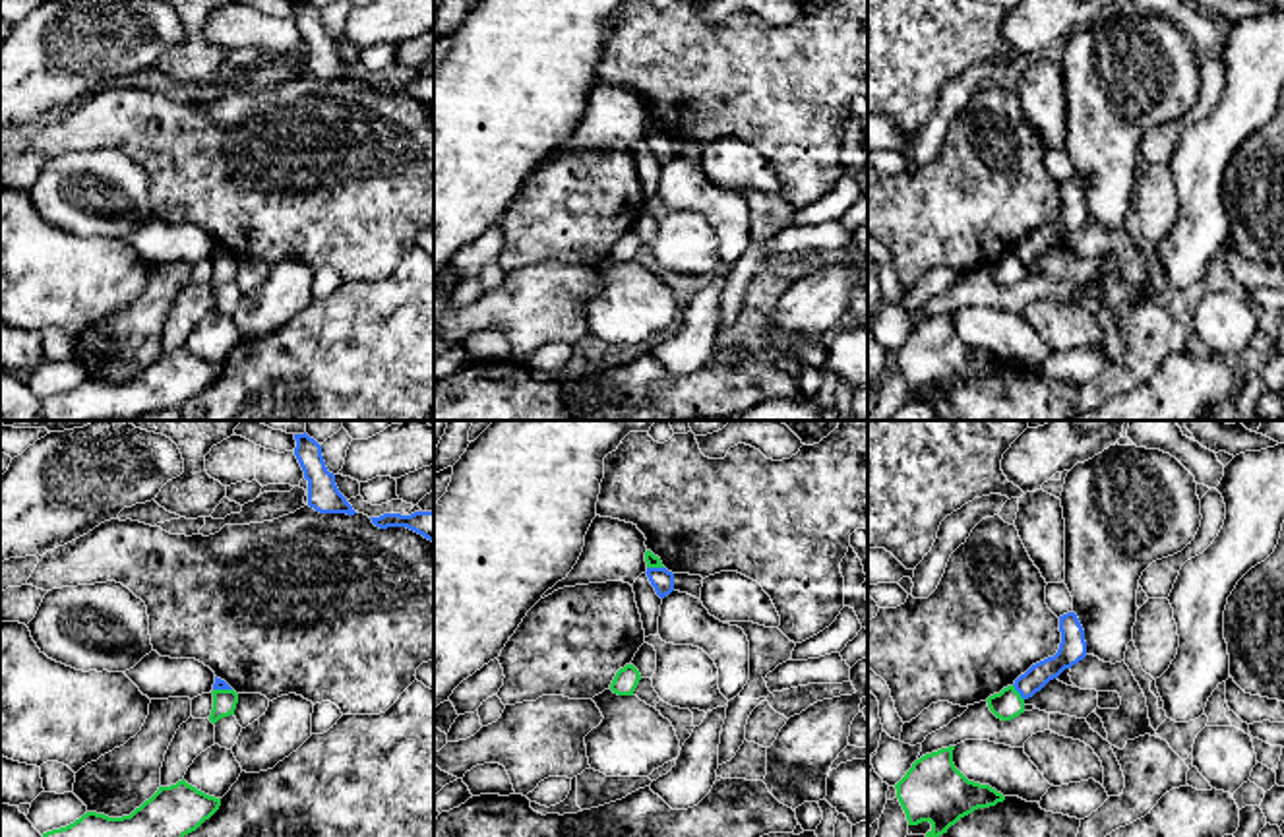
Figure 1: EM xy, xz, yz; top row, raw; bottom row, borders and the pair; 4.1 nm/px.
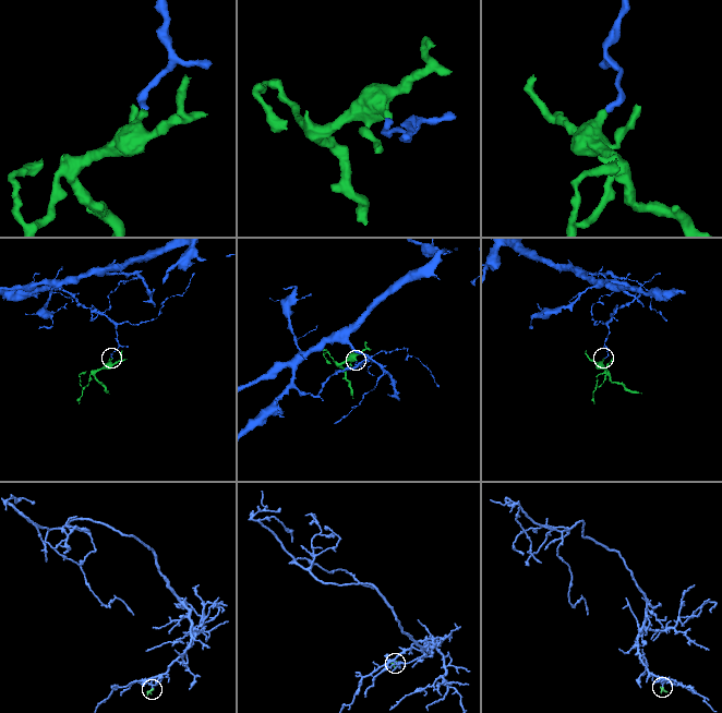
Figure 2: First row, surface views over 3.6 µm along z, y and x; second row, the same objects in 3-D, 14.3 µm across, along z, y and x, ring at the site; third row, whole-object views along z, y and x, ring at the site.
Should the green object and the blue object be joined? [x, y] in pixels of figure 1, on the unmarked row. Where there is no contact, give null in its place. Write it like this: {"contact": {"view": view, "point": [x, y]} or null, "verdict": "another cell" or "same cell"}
{"contact": {"view": "yz", "point": [1017, 258]}, "verdict": "another cell"}

